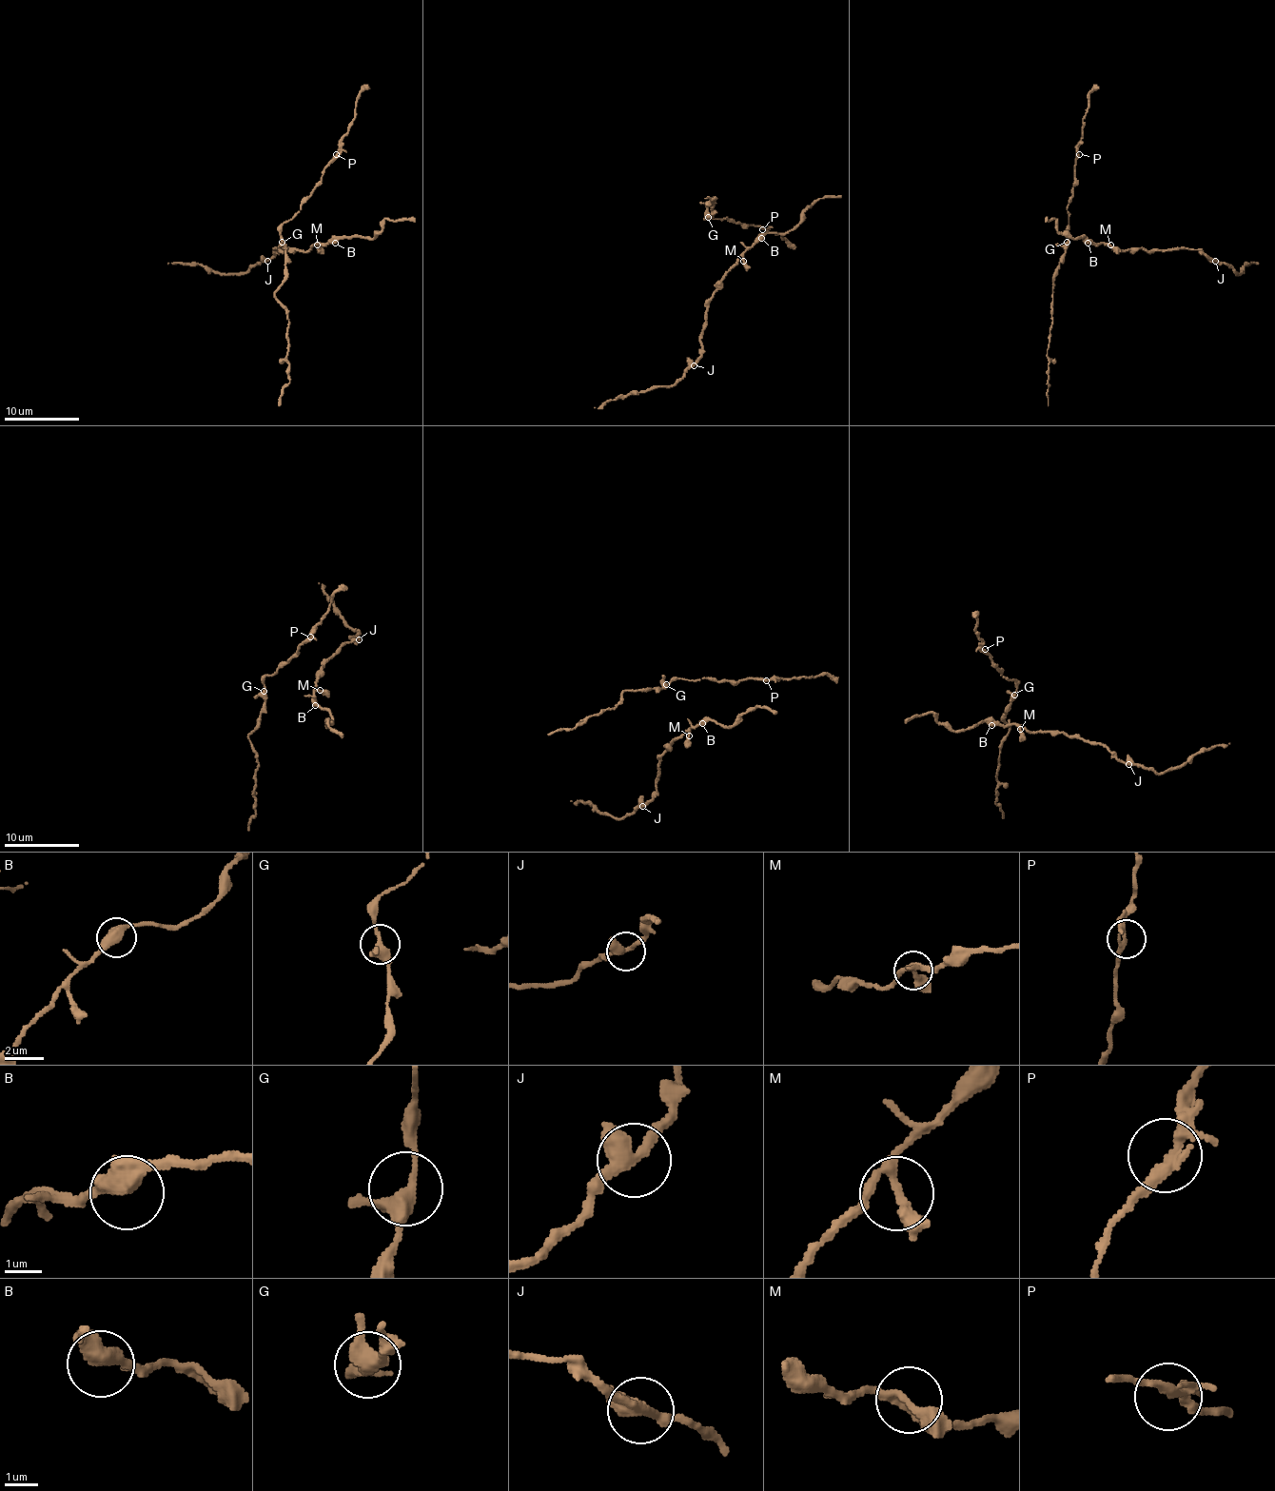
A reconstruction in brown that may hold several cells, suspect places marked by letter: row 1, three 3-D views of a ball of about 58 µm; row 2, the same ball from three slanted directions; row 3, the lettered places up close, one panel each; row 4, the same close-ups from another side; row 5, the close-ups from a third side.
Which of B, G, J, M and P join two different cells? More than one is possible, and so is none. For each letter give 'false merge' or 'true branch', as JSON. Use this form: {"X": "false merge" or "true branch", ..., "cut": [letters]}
{"B": "true branch", "G": "true branch", "J": "true branch", "M": "true branch", "P": "true branch", "cut": []}

